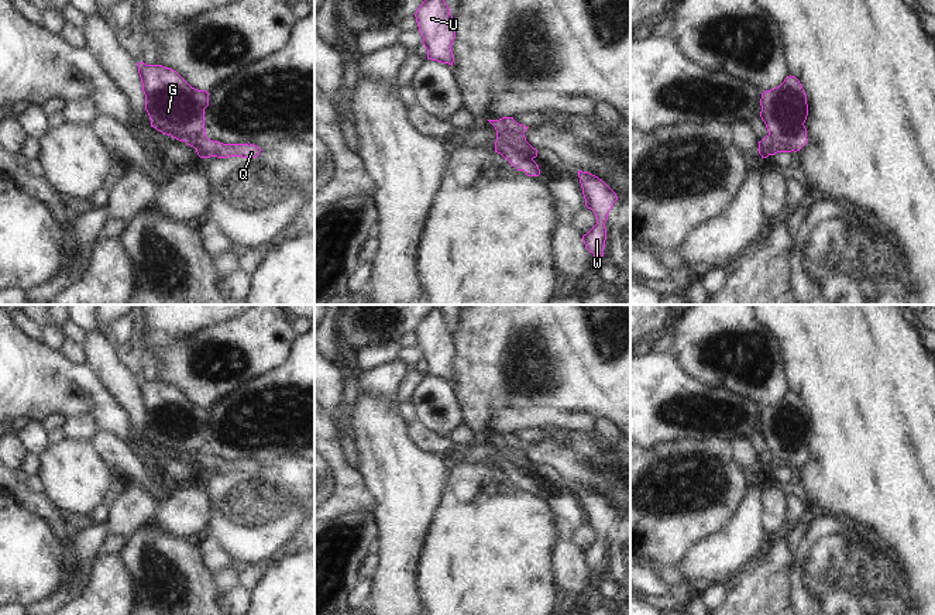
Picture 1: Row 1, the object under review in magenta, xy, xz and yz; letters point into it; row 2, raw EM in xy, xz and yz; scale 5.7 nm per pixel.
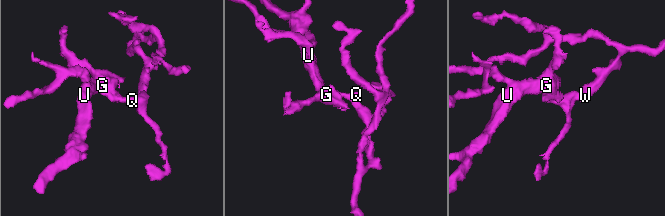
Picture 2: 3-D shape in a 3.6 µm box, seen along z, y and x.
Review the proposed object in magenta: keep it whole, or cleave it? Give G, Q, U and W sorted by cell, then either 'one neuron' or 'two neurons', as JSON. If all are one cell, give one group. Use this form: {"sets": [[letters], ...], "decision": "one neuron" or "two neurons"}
{"sets": [["G", "U"], ["Q", "W"]], "decision": "two neurons"}

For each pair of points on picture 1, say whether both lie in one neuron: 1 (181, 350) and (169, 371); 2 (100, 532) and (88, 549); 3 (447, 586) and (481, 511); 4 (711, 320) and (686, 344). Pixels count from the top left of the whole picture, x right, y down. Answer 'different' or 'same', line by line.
1: same
2: same
3: same
4: same

